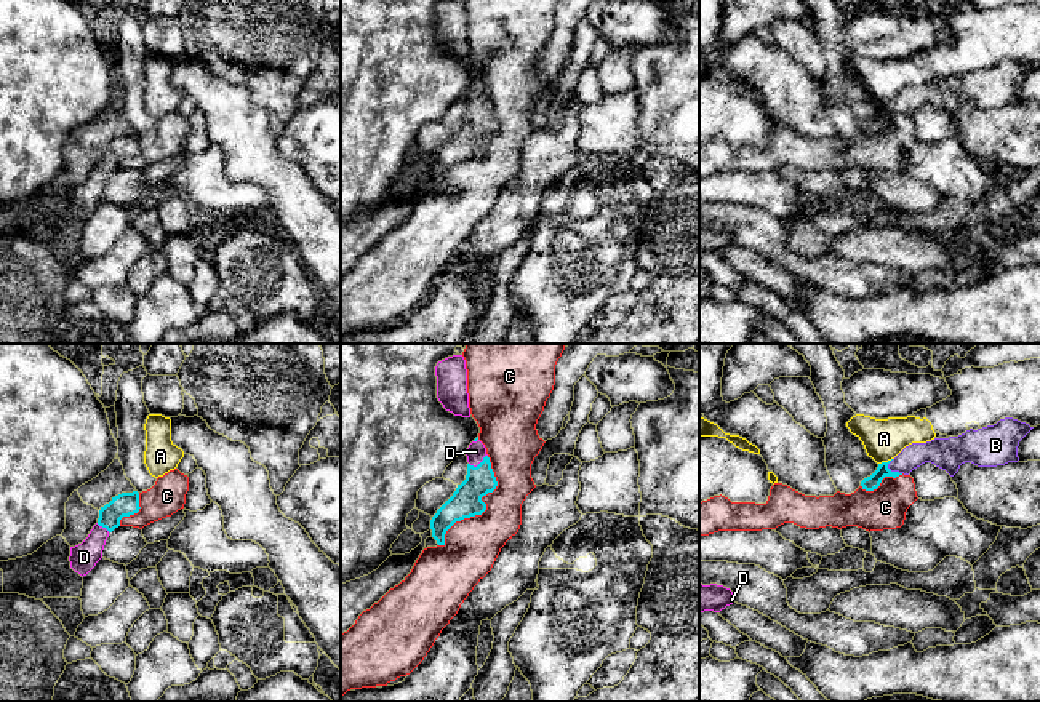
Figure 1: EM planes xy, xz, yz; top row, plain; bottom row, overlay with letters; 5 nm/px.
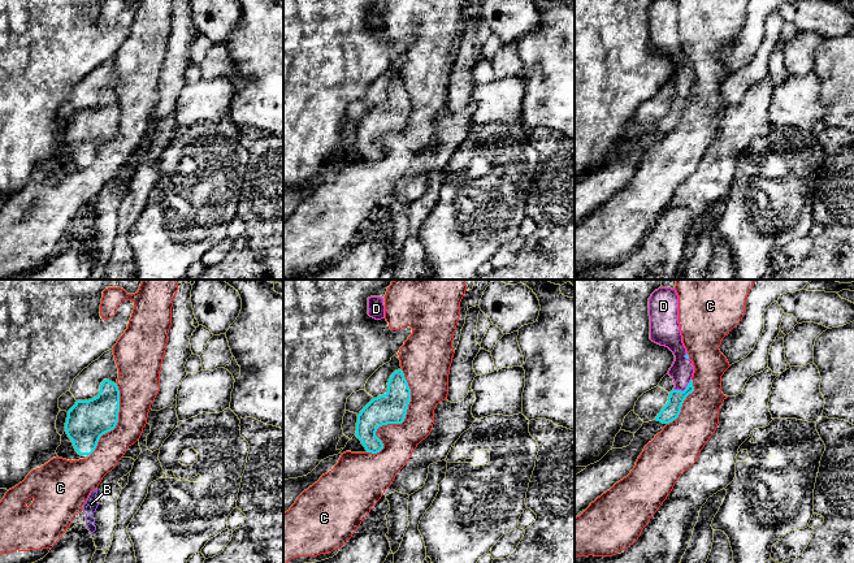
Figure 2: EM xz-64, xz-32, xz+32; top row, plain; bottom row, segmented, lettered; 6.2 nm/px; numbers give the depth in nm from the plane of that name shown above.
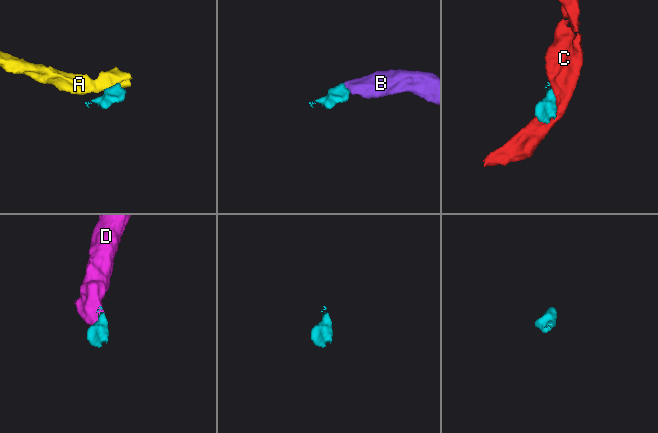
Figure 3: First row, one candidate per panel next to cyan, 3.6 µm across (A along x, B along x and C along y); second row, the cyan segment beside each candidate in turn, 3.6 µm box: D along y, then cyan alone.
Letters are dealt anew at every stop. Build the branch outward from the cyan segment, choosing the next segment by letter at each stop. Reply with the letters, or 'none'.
B, D

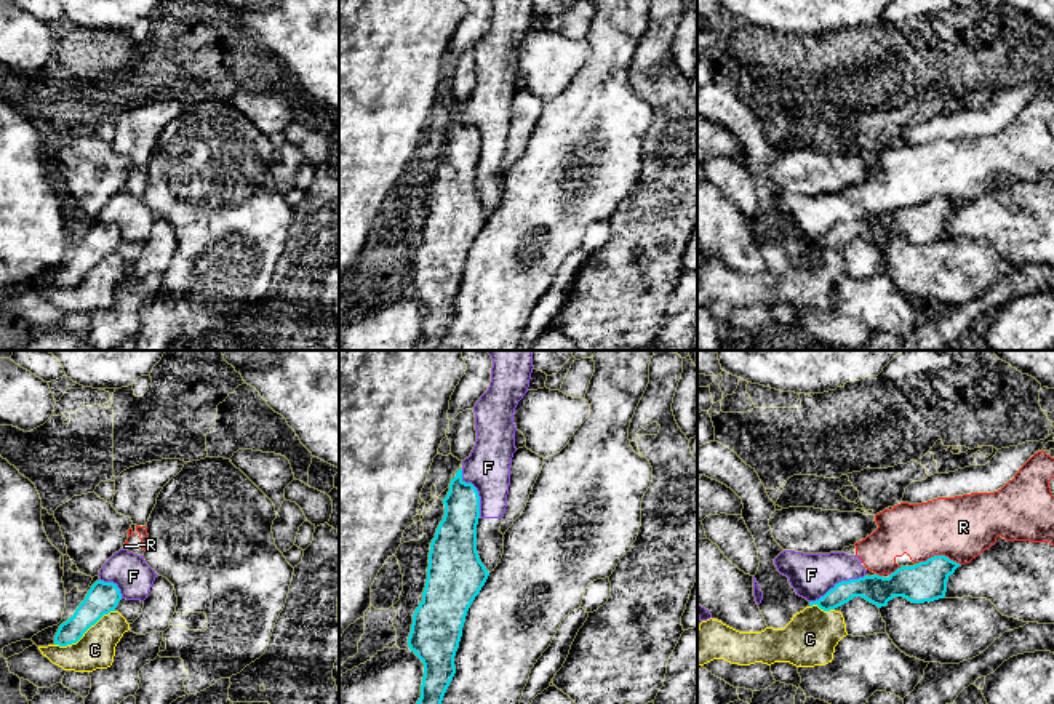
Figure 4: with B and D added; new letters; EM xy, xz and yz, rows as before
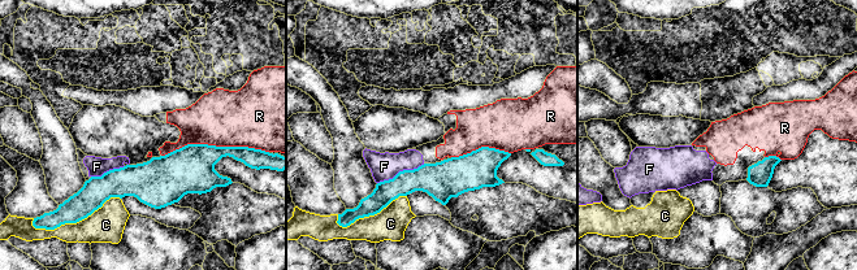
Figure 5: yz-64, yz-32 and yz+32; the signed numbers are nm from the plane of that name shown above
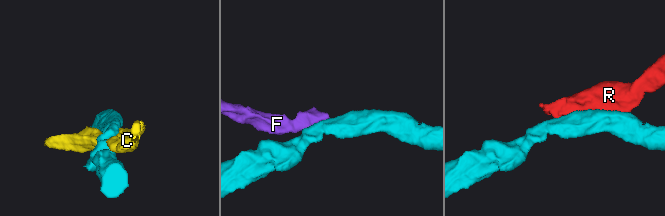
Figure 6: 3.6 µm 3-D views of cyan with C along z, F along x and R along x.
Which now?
none

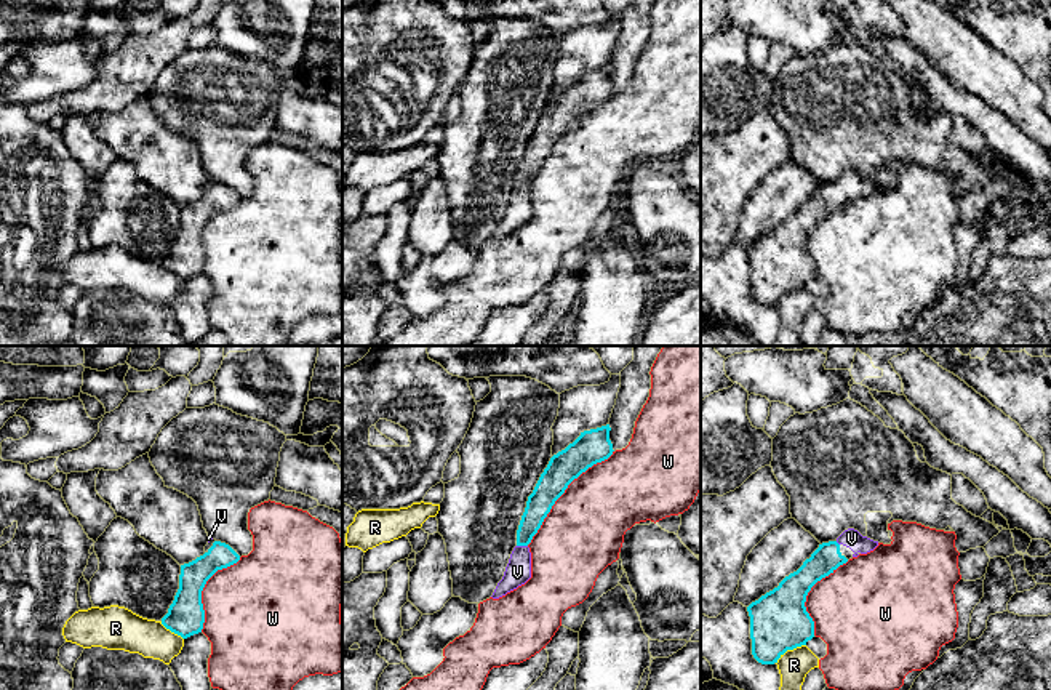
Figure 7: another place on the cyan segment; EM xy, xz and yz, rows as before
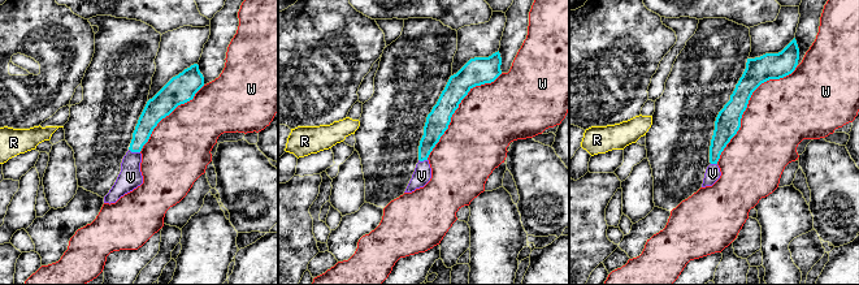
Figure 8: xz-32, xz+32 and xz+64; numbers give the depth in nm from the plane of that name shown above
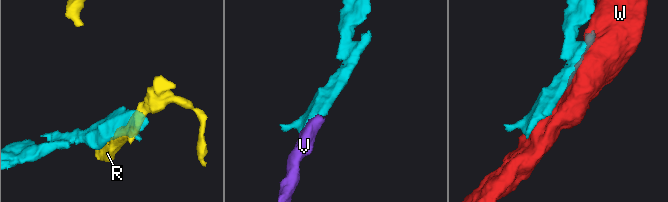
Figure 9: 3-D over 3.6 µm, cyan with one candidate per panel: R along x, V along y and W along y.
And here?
V

